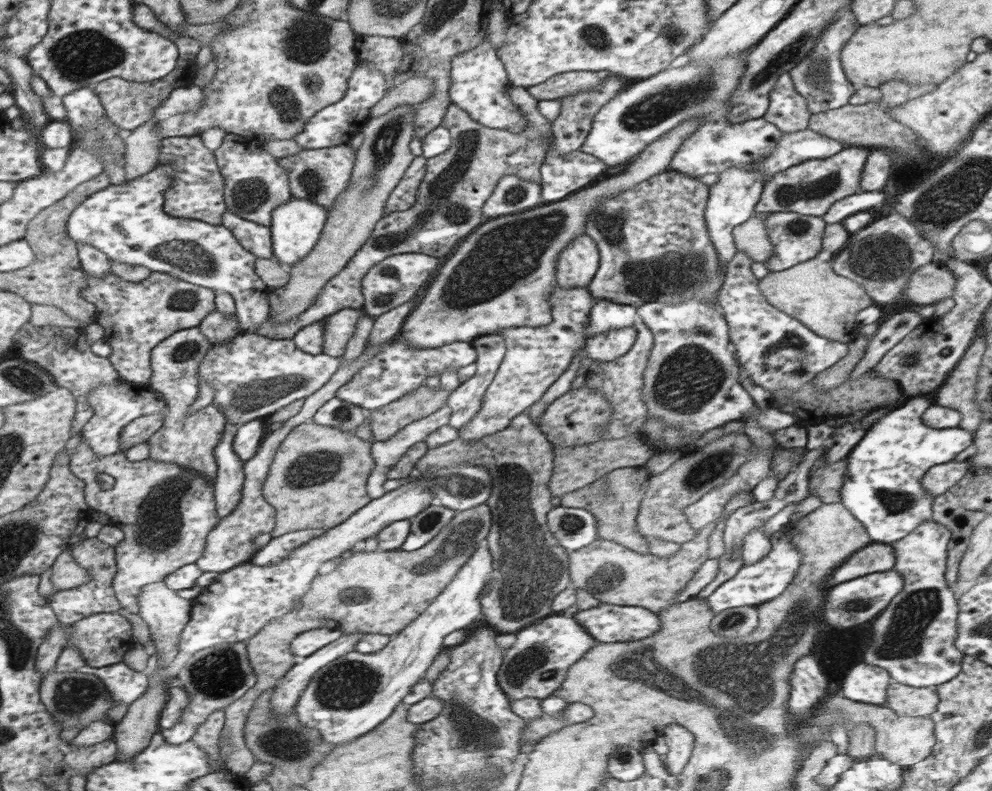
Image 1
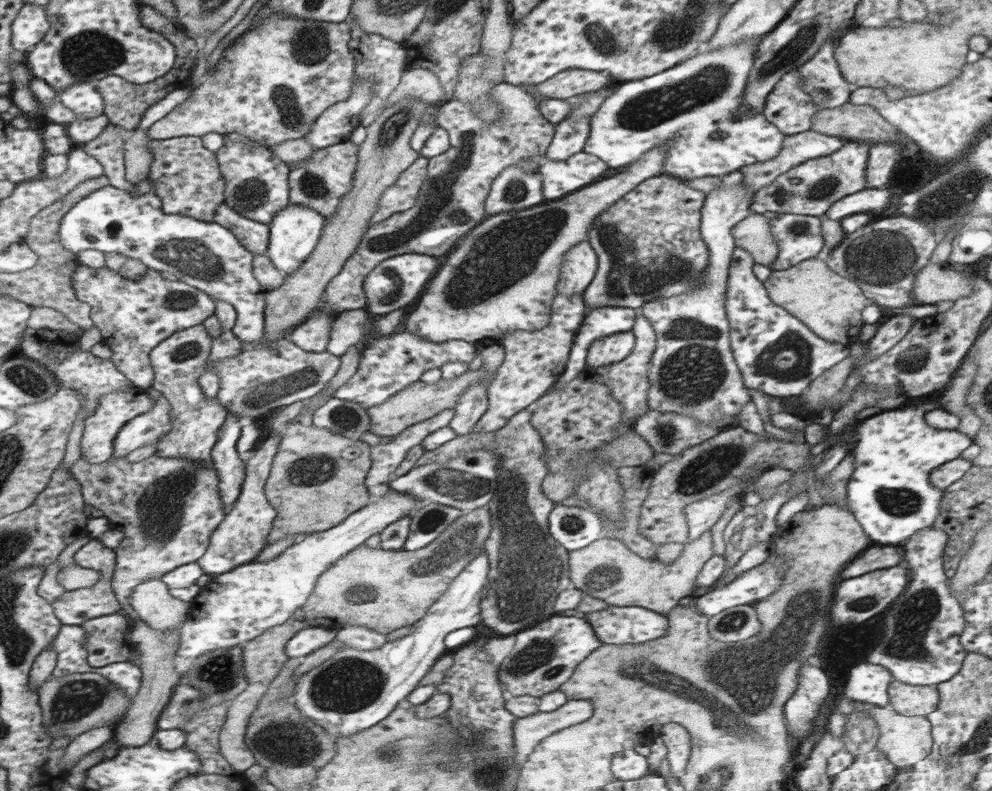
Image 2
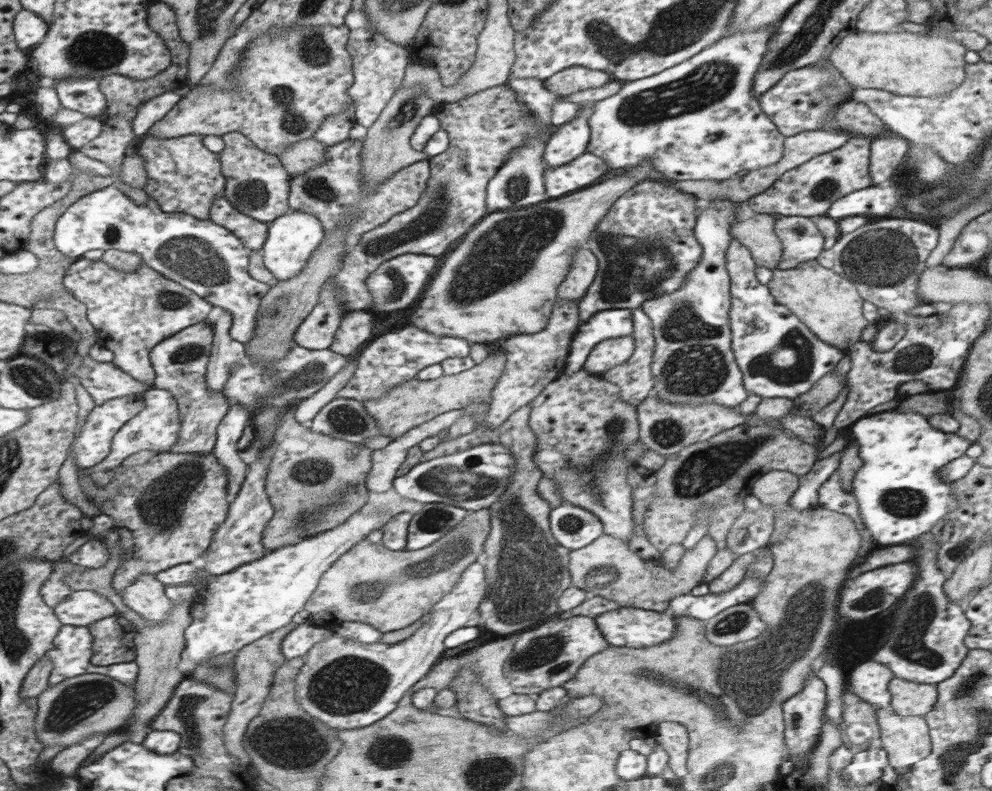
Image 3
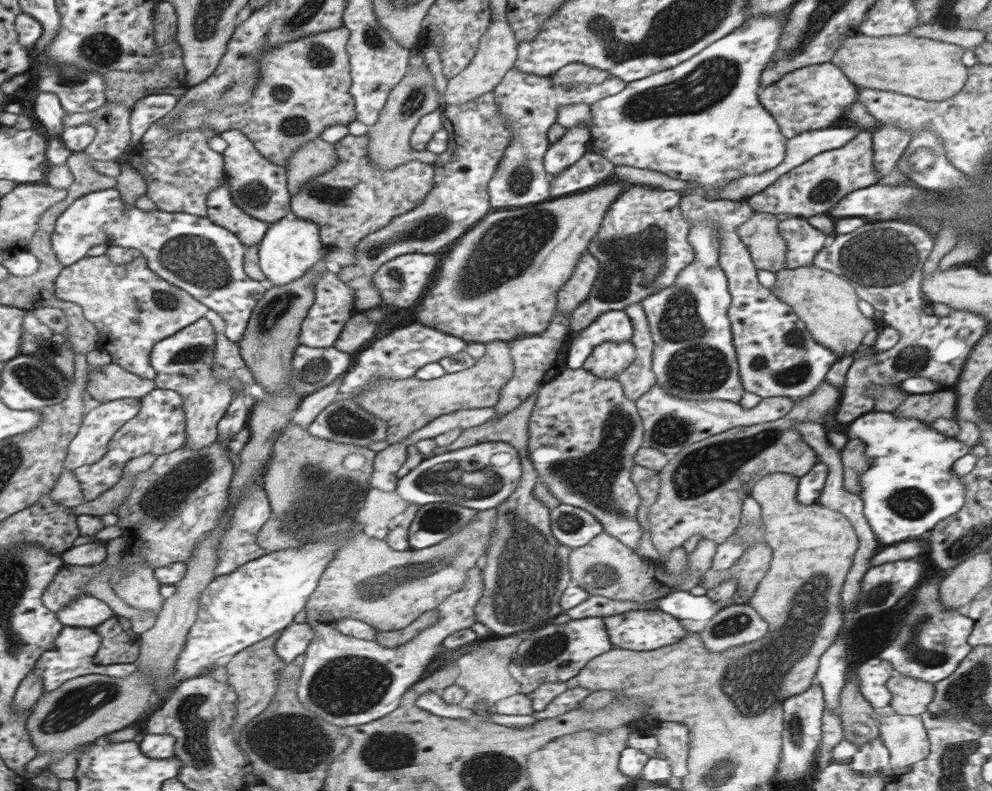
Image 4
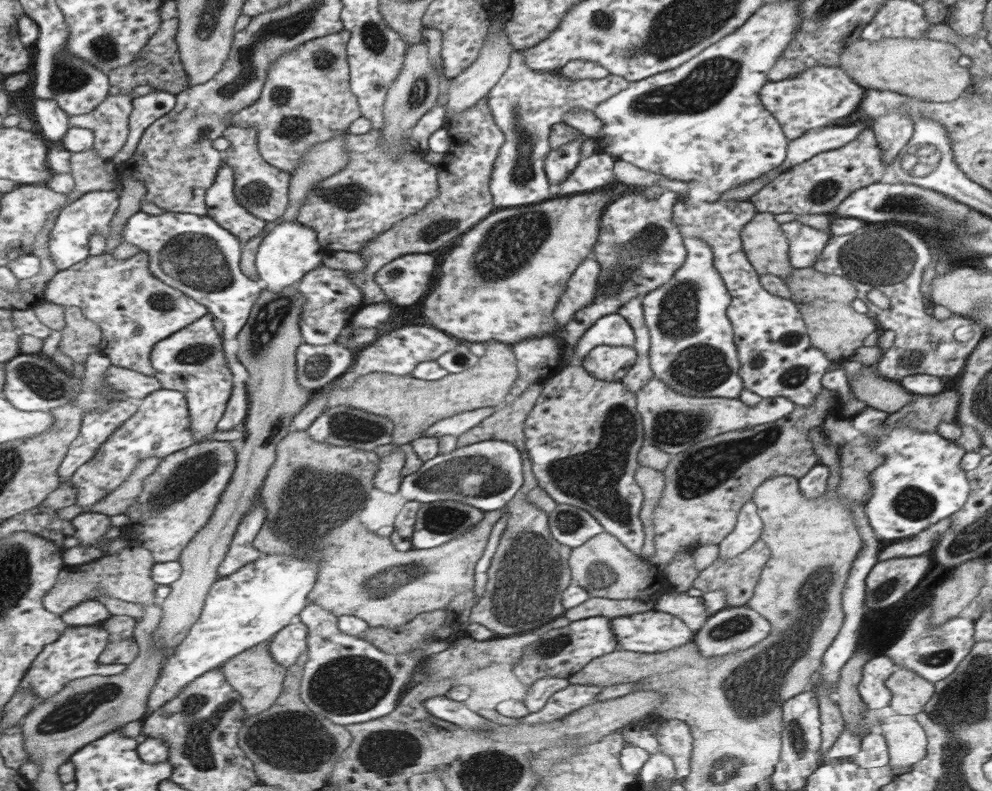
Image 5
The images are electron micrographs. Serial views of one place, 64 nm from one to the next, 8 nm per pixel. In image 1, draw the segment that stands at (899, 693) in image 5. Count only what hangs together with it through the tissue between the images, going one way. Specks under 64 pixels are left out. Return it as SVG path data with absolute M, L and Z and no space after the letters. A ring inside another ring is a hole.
M891 682L891 710L897 716L927 718L939 702L937 688L909 688Z

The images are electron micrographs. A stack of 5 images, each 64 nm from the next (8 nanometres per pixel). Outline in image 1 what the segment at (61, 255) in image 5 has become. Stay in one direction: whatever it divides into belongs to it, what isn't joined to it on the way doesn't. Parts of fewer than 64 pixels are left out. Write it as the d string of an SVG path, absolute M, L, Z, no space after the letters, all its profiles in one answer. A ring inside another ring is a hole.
M165 164L125 186L109 186L93 194L69 216L67 232L71 232L77 244L95 246L107 252L111 260L141 264L153 272L211 288L215 294L233 296L237 302L239 334L261 336L261 328L271 318L271 300L267 300L271 290L257 274L259 256L247 250L235 232L223 224L171 216L165 210L163 198L163 192L173 184L171 172L173 166Z

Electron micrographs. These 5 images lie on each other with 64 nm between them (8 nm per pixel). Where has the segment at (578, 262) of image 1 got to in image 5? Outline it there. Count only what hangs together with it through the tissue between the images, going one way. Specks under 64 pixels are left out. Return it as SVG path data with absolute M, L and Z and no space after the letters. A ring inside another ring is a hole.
M583 260L571 276L571 284L567 284L567 292L563 292L563 300L559 300L559 308L555 308L555 320L565 328L577 312L589 308L597 300L597 288L601 282L601 266L597 260Z

